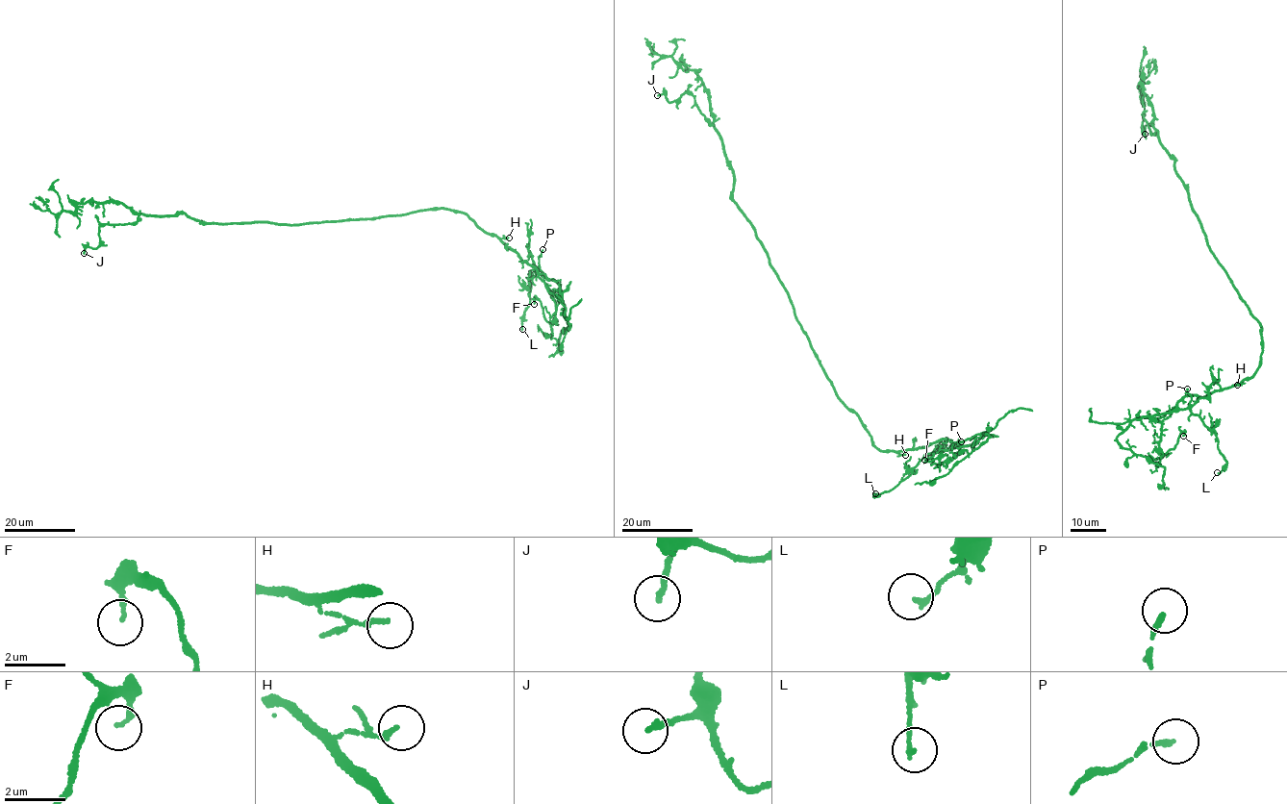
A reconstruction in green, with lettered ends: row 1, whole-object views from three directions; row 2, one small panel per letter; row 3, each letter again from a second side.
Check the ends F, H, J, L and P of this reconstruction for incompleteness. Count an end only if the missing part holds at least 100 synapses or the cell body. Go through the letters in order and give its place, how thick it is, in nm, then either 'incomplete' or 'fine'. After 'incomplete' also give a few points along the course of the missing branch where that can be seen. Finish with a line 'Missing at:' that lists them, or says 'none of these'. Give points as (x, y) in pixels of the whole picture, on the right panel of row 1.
F: place (1183, 436); calibre 160 nm; fine
H: place (1237, 385); calibre 140 nm; fine
J: place (1145, 134); calibre 180 nm; fine
L: place (1217, 472); calibre 140 nm; fine
P: place (1187, 389); calibre 160 nm; fine
Missing at: none of these

